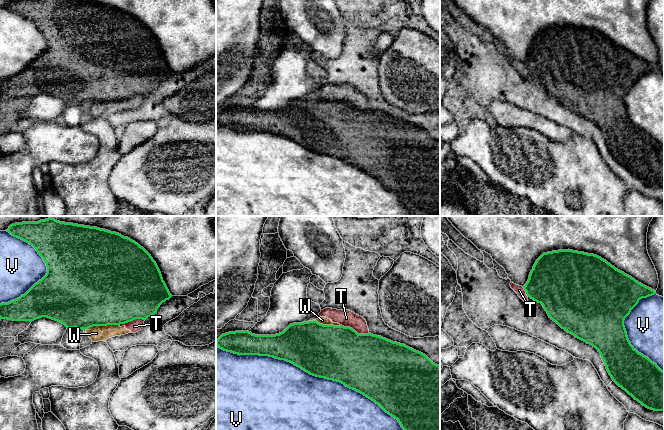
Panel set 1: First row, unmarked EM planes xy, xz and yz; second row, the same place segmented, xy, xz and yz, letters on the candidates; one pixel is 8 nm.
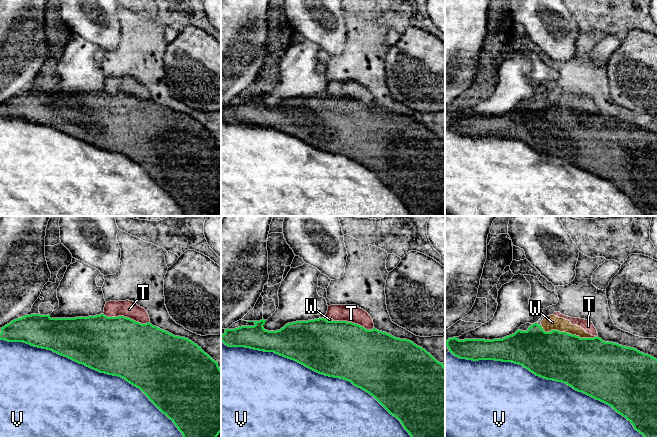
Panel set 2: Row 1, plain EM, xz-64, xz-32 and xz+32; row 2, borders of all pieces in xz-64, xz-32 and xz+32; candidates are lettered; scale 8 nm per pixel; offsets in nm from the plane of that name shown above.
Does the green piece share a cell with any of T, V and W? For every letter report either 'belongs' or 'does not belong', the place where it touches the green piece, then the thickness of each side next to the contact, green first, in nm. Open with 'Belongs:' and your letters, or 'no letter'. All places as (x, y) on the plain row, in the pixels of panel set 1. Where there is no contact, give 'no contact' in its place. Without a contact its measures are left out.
Belongs: no letter
T: does not belong | xz (354, 106) | 440/140 nm
V: does not belong | xz (317, 152) | 440/500 nm
W: does not belong | xy (102, 101) | 500/130 nm

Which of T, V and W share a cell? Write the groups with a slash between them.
T W / V

